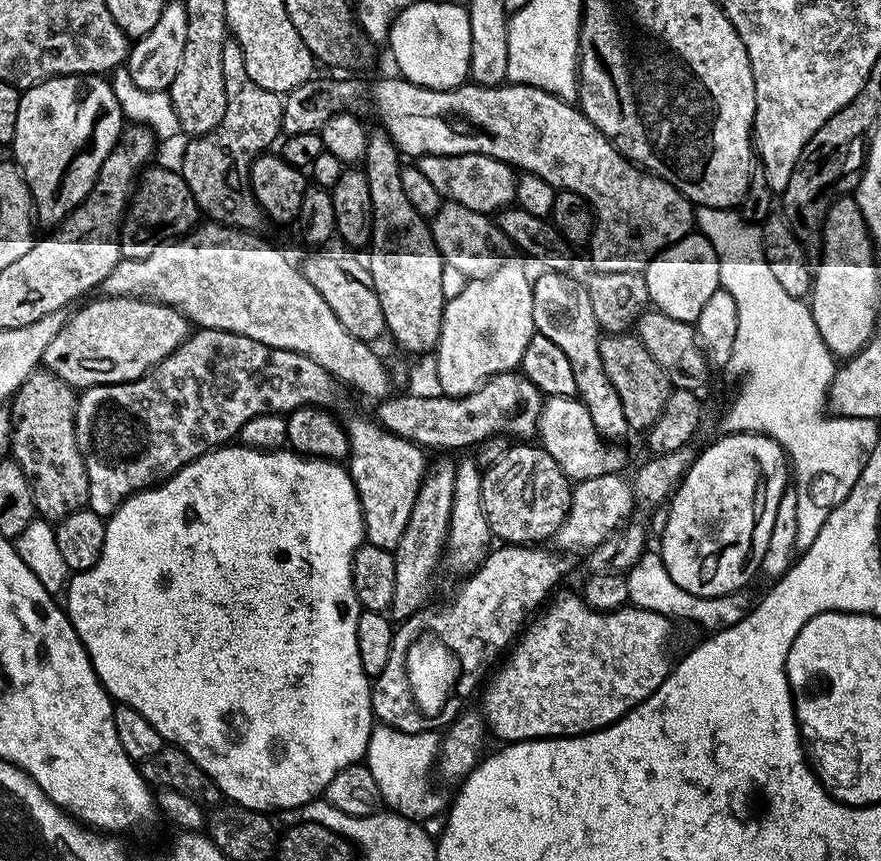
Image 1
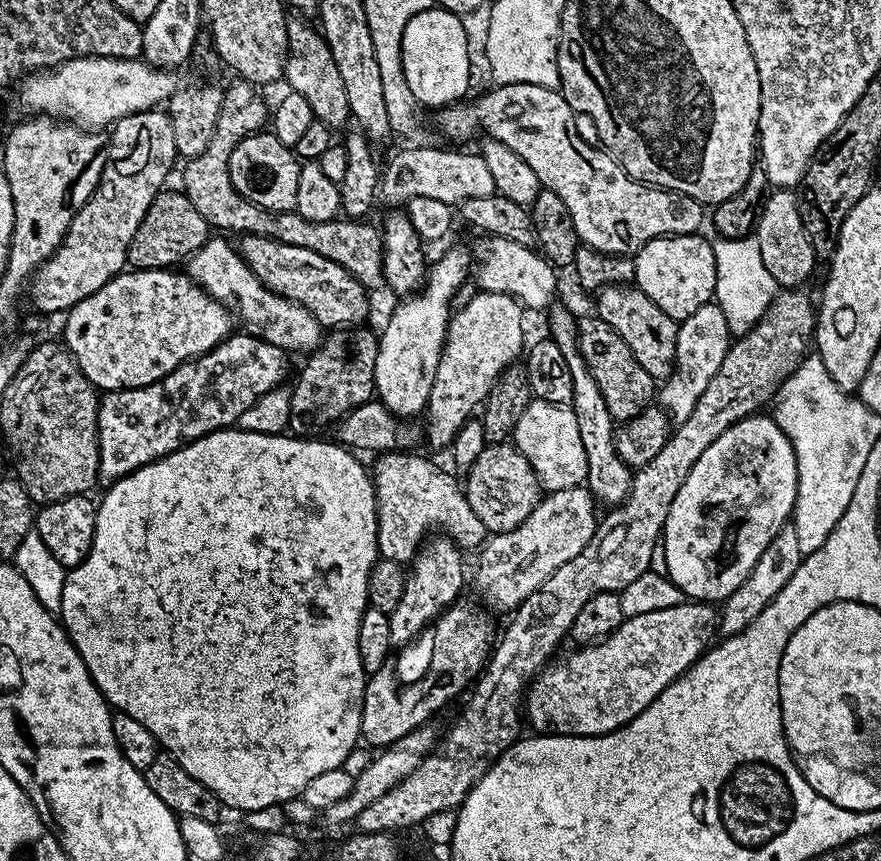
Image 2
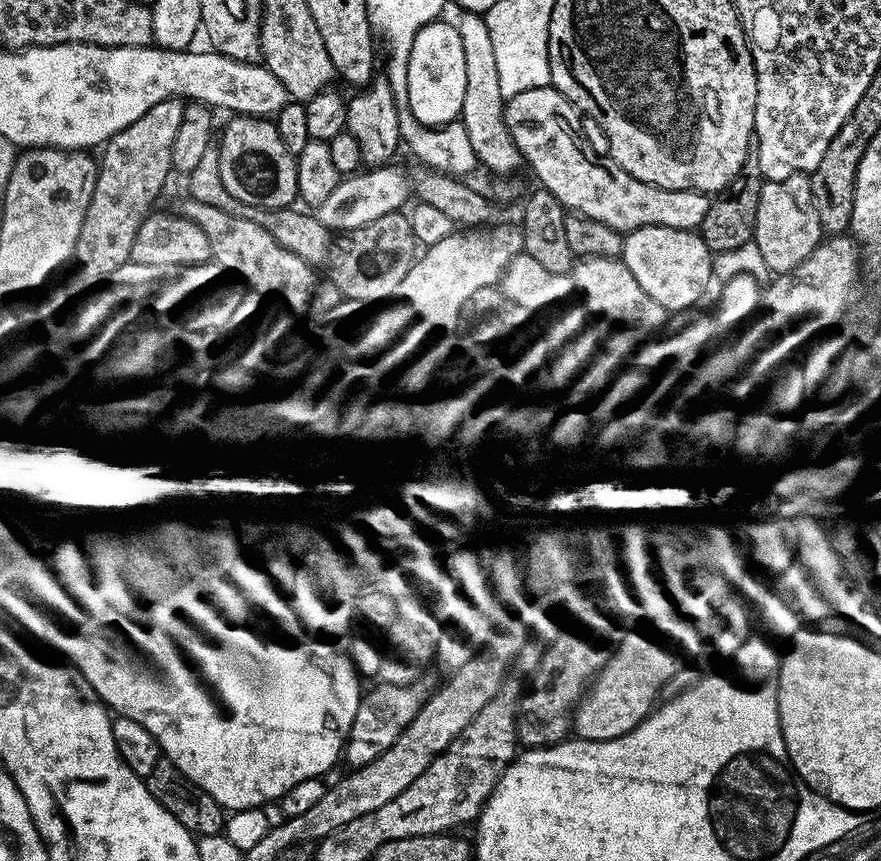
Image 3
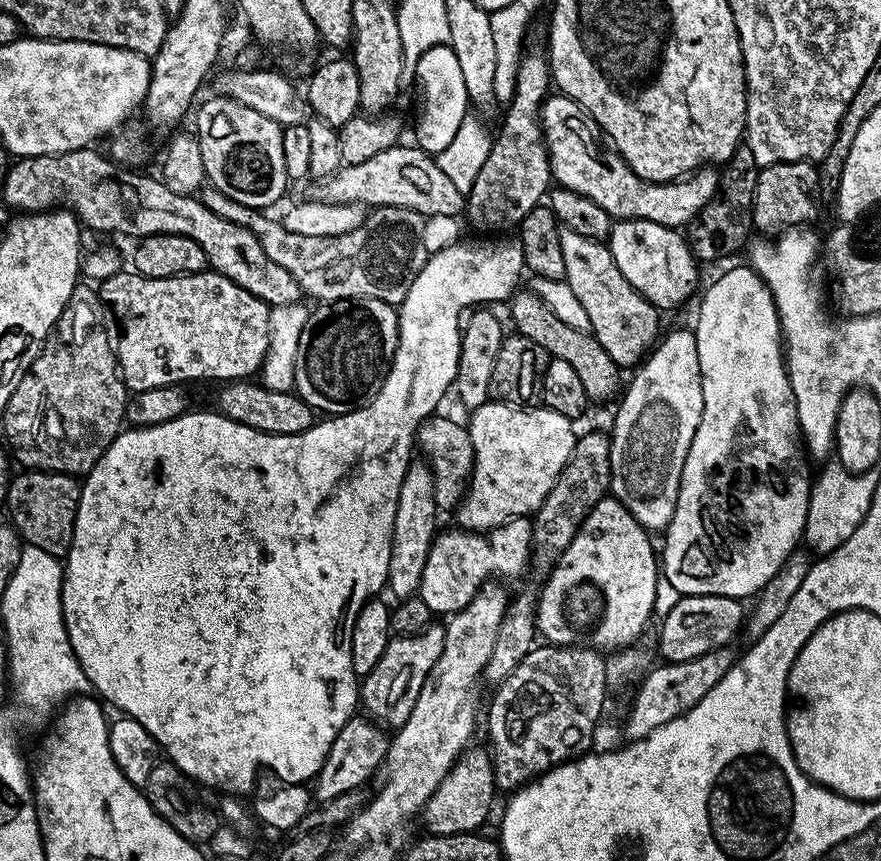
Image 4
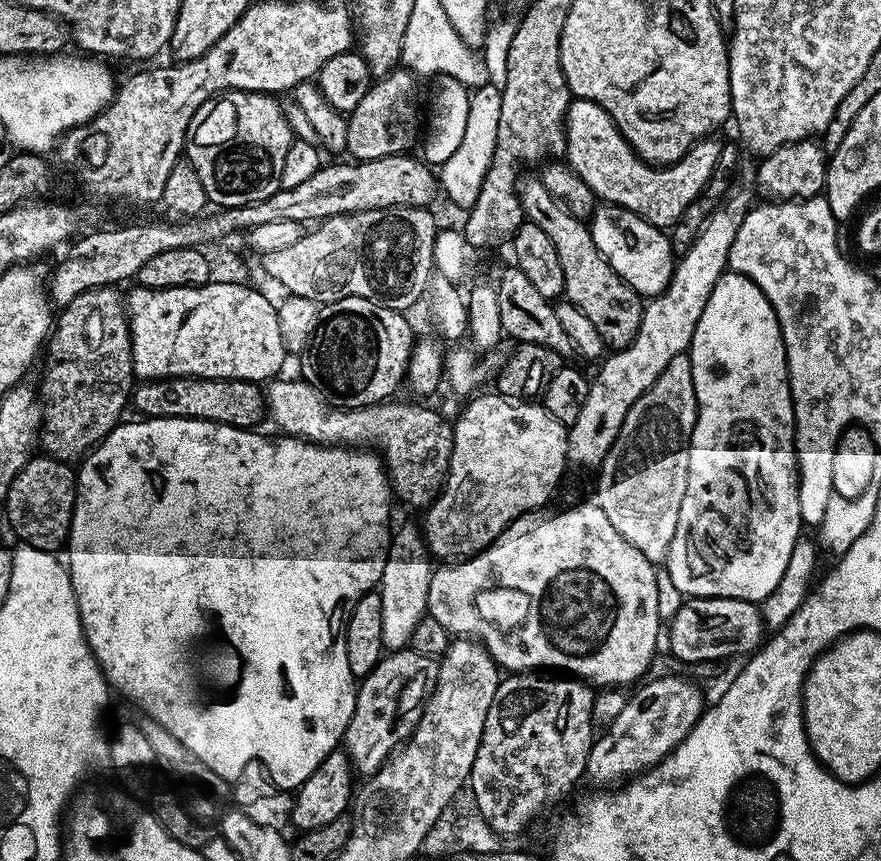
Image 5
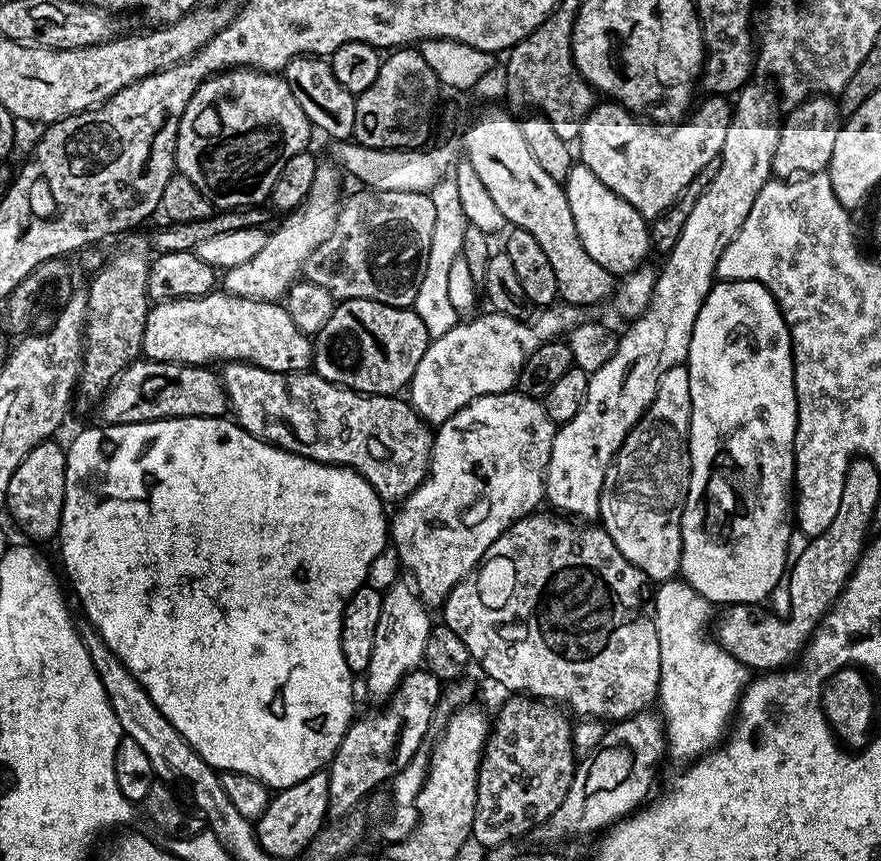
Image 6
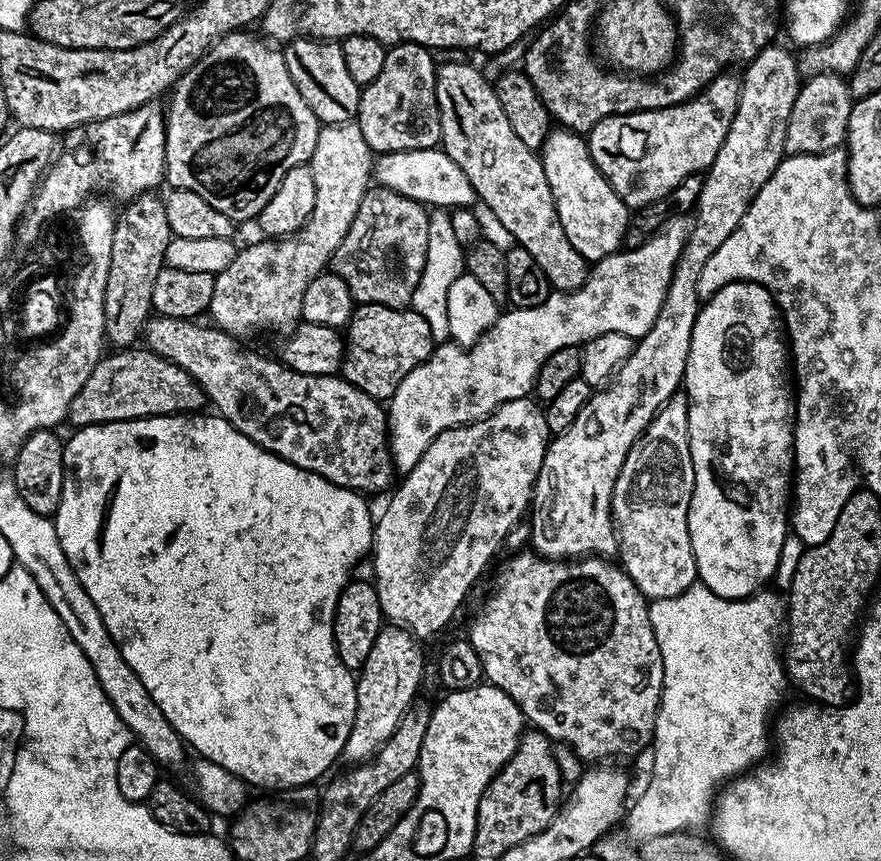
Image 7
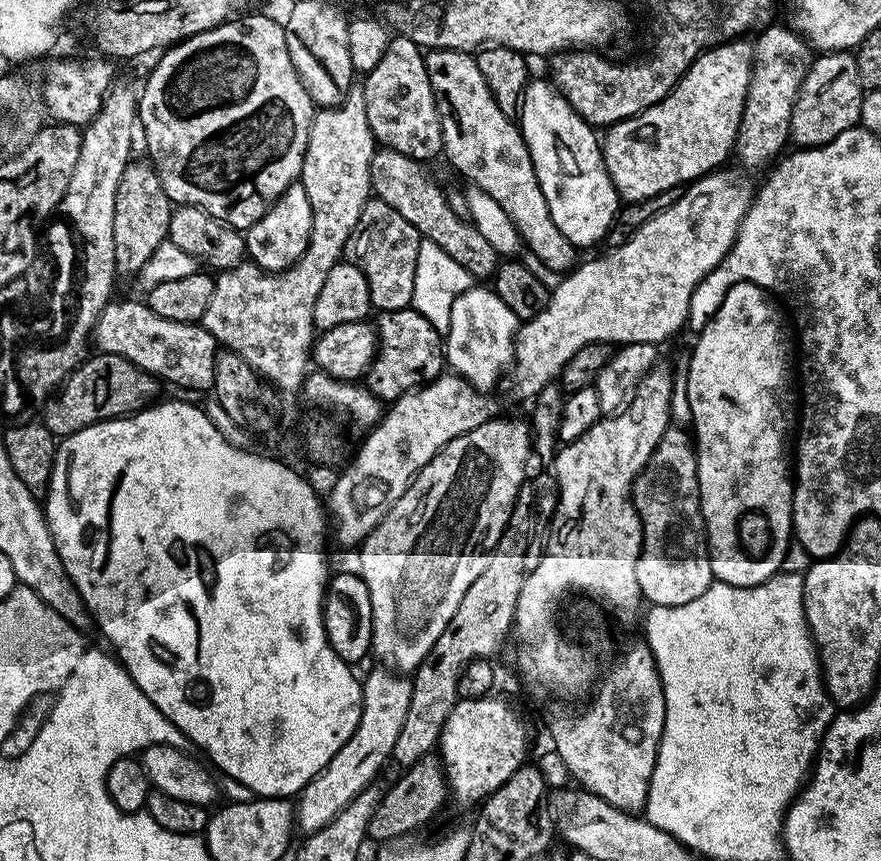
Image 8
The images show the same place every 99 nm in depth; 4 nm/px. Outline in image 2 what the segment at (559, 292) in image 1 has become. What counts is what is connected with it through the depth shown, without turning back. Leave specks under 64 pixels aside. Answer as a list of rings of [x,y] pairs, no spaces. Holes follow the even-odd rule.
[[[549,307],[546,312],[548,315],[547,335],[559,346],[562,354],[566,354],[566,363],[570,365],[570,374],[574,378],[574,398],[570,407],[578,418],[578,432],[588,459],[586,487],[597,501],[604,503],[605,500],[608,506],[616,506],[627,498],[634,472],[626,462],[622,462],[622,458],[616,452],[618,424],[612,419],[610,410],[606,406],[606,398],[602,398],[602,390],[592,376],[592,371],[588,369],[584,355],[580,353],[577,317],[572,317],[572,312],[568,308],[556,307]]]

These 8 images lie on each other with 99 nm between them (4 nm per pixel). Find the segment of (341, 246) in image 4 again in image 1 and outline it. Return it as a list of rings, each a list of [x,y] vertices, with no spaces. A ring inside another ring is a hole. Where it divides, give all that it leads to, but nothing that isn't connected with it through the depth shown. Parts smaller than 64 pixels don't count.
[[[229,38],[224,41],[222,50],[222,78],[226,78],[226,114],[222,114],[222,122],[213,131],[204,136],[197,136],[187,141],[184,148],[184,157],[180,160],[178,171],[183,176],[186,186],[190,186],[190,194],[194,194],[196,207],[201,213],[208,215],[209,221],[223,224],[226,228],[239,228],[242,232],[259,233],[260,227],[266,224],[264,212],[260,209],[252,196],[248,183],[248,169],[252,167],[257,156],[267,153],[268,148],[276,140],[276,135],[281,135],[284,123],[284,102],[279,92],[262,90],[250,74],[246,74],[246,58],[242,54],[242,46]]]

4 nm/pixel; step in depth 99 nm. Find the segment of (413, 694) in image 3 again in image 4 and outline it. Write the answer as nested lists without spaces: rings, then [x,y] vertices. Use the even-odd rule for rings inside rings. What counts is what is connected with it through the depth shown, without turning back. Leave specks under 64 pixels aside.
[[[353,715],[352,719],[346,722],[346,726],[338,730],[338,738],[334,738],[334,746],[330,746],[330,754],[326,754],[326,762],[322,762],[320,772],[314,778],[315,799],[323,802],[330,798],[338,798],[338,794],[363,789],[363,784],[375,772],[377,775],[381,771],[384,758],[388,755],[389,743],[389,733],[383,727],[377,726],[363,715]]]

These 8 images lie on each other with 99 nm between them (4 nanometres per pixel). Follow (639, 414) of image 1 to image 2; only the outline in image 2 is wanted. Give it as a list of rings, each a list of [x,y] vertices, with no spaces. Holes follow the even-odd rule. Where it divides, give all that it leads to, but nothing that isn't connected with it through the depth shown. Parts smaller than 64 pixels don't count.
[[[589,314],[578,324],[578,343],[588,369],[602,390],[602,398],[606,398],[606,406],[612,419],[617,422],[633,420],[640,412],[653,403],[658,392],[657,377],[651,376],[642,367],[642,362],[634,358],[630,346],[622,342],[620,335],[609,326],[604,319],[595,314]]]

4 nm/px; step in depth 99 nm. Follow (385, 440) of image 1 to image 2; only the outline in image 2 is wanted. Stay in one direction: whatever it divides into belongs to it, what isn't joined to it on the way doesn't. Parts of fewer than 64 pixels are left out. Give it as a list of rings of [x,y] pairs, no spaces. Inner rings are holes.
[[[411,451],[385,452],[375,457],[376,465],[370,468],[376,491],[376,547],[383,559],[403,566],[414,555],[411,532],[423,537],[427,528],[438,524],[445,533],[457,534],[476,524],[476,515],[470,510],[465,489],[456,485],[457,477],[451,471],[443,472],[424,456],[412,455],[416,454]]]

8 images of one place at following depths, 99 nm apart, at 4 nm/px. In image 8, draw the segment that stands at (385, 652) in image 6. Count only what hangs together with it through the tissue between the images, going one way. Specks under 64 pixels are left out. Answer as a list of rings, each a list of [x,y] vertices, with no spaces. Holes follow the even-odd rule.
[[[376,666],[368,677],[363,677],[360,693],[362,714],[358,718],[354,734],[350,734],[346,746],[342,746],[342,750],[338,750],[338,754],[330,758],[328,765],[298,793],[294,804],[295,827],[299,831],[301,828],[301,833],[322,830],[326,822],[334,819],[363,788],[377,779],[376,775],[383,770],[384,763],[392,760],[394,742],[398,742],[406,710],[410,710],[411,679],[391,668]]]

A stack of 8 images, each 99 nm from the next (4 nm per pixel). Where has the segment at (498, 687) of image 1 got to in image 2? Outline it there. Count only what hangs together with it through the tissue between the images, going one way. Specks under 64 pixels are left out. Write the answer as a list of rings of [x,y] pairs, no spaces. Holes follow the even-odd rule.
[[[681,602],[666,610],[650,610],[650,614],[629,616],[603,640],[595,644],[573,647],[573,652],[565,660],[549,663],[528,685],[522,708],[526,720],[533,724],[540,734],[553,736],[604,736],[629,724],[670,682],[695,664],[713,643],[718,632],[718,612],[708,602]]]

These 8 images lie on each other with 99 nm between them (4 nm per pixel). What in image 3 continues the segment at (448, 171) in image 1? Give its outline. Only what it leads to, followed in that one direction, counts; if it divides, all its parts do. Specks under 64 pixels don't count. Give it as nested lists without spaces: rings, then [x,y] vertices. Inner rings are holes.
[[[392,167],[361,170],[355,176],[343,177],[334,194],[315,208],[316,220],[335,232],[349,232],[370,226],[370,222],[382,218],[382,214],[401,211],[408,196],[410,198],[410,180],[408,176],[404,177],[402,169]]]

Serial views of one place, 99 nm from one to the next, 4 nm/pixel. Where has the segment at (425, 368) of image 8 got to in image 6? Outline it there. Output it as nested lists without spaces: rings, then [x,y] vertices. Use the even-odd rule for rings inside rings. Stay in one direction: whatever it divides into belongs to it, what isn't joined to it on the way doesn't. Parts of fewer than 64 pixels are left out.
[[[342,300],[326,318],[326,326],[315,333],[312,346],[312,368],[326,382],[349,388],[365,396],[394,396],[412,383],[414,370],[426,354],[430,337],[422,318],[412,308],[395,308],[373,300]]]

